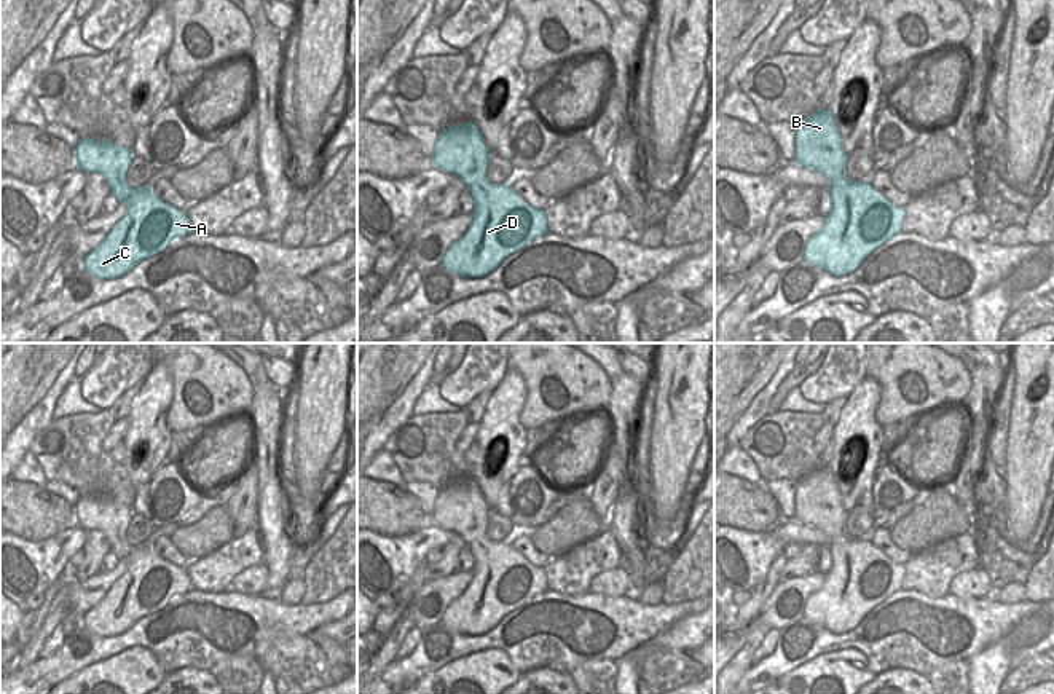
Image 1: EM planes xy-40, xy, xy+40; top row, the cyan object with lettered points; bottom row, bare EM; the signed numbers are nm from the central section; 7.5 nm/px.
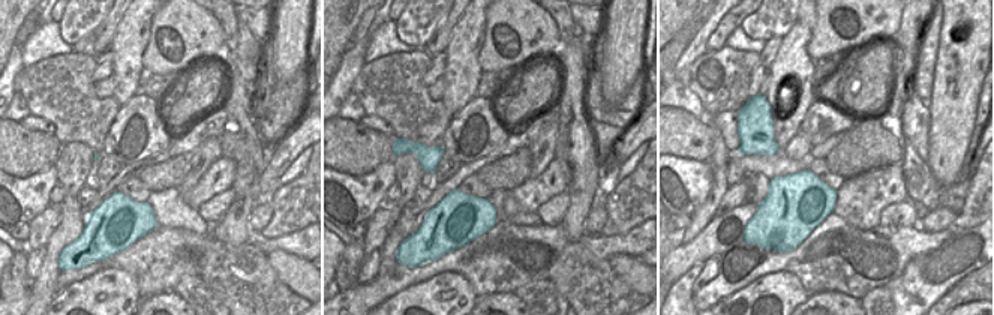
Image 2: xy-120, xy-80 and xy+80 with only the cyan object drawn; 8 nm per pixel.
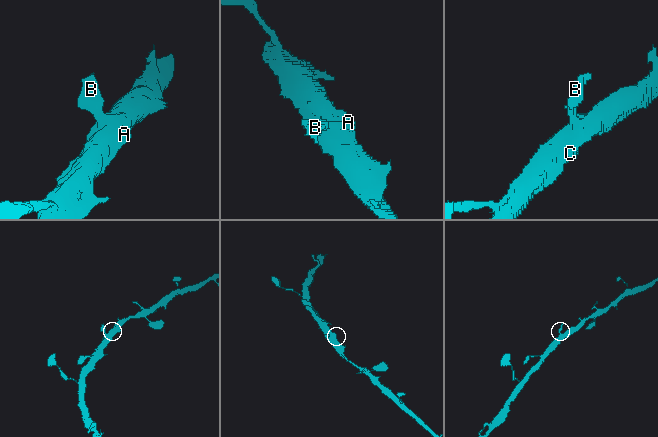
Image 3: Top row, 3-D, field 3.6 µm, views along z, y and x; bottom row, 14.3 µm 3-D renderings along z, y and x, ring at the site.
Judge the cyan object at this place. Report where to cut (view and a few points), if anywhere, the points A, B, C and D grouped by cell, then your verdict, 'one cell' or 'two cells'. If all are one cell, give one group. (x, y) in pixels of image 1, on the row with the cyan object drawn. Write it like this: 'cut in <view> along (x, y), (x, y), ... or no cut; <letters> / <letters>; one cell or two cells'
no cut; A B C D; one cell

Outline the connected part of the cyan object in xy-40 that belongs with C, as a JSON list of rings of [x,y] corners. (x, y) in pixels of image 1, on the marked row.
[[[80,139],[75,168],[99,172],[110,191],[126,204],[126,214],[83,260],[83,268],[99,279],[115,279],[137,263],[163,252],[172,241],[191,233],[187,212],[159,199],[148,185],[132,188],[126,172],[132,150],[108,140]]]

